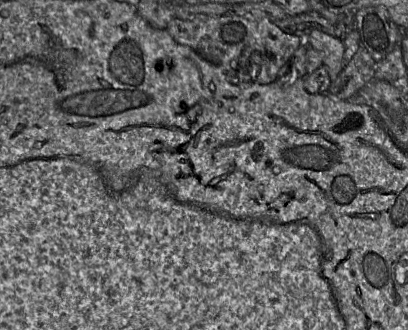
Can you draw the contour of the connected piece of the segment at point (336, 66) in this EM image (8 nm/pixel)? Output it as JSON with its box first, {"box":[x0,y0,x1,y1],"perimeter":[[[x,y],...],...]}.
{"box":[306,30,344,82],"perimeter":[[[312,30],[306,38],[306,44],[318,50],[323,56],[323,64],[326,66],[331,82],[333,82],[343,70],[344,44],[343,40],[328,35],[320,30]]]}

